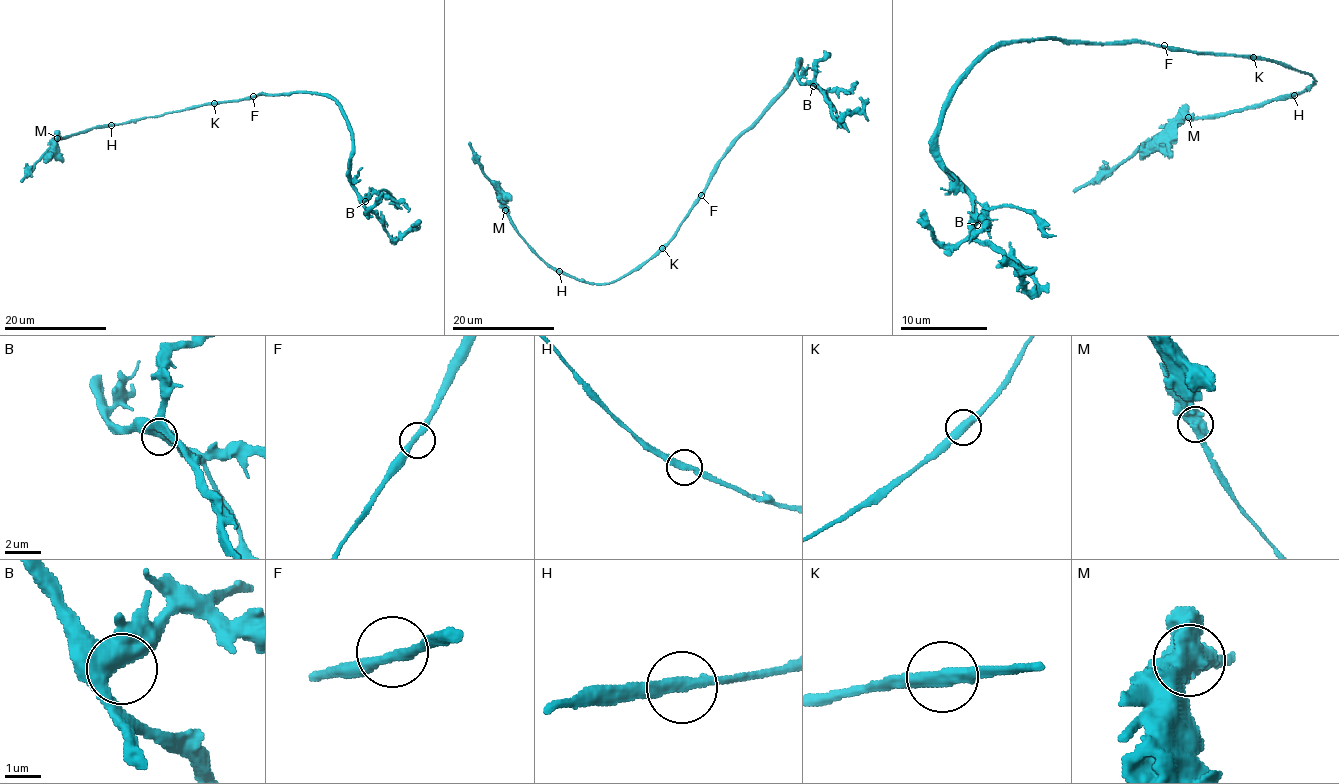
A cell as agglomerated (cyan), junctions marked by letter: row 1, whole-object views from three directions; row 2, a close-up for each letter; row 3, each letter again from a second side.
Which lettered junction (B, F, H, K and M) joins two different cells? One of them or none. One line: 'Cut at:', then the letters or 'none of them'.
Cut at: none of them

